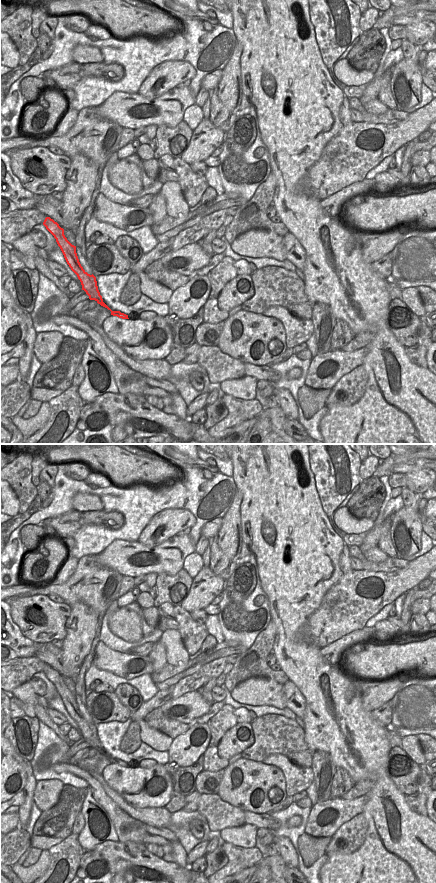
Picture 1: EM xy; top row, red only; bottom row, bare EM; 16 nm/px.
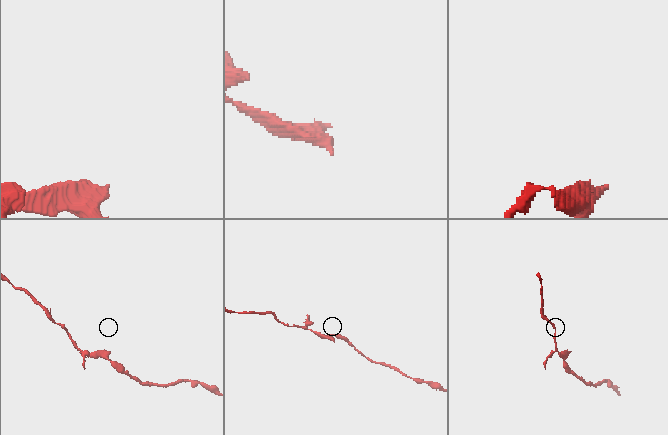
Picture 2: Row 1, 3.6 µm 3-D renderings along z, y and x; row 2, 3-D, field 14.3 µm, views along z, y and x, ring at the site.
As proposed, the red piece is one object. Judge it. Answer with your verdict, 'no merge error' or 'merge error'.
merge error

